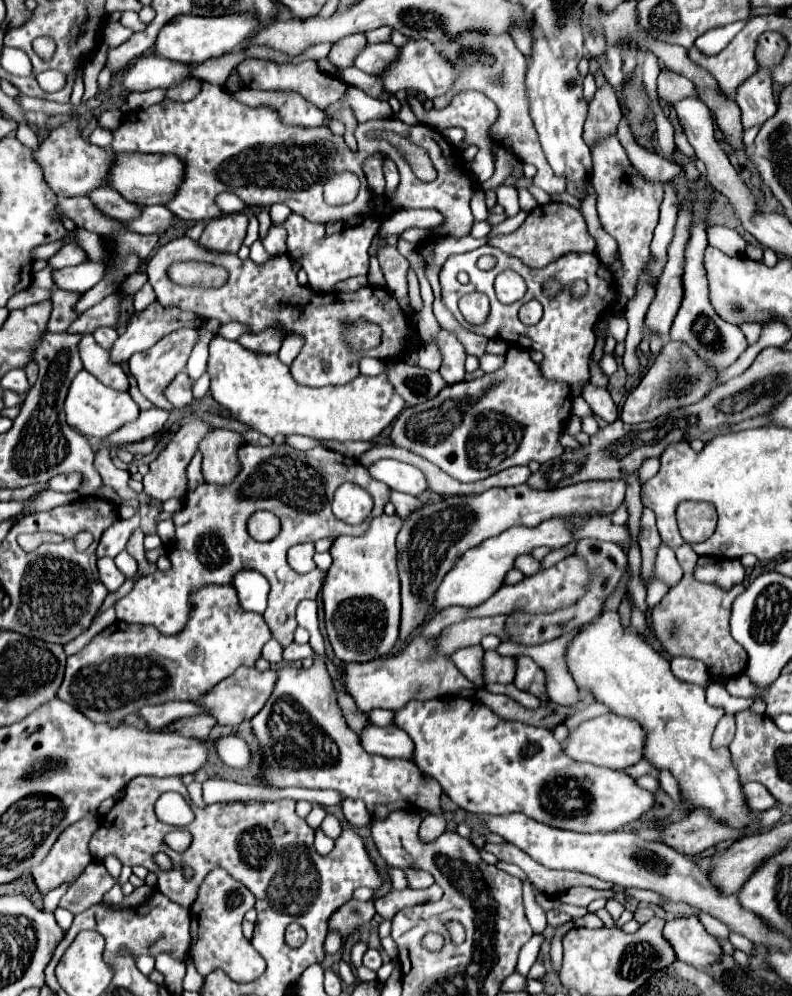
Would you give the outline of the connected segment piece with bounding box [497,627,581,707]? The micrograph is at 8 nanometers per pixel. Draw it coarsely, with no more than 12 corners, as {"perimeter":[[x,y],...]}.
{"perimeter":[[581,627],[553,641],[501,643],[497,653],[531,657],[559,705],[579,705],[565,653]]}

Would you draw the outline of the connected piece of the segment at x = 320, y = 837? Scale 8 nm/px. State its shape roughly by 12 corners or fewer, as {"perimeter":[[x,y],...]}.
{"perimeter":[[316,830],[314,847],[326,855],[334,841],[321,830]]}

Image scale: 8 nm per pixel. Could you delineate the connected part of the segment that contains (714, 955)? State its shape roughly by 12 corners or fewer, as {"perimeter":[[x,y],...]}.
{"perimeter":[[697,917],[667,923],[679,961],[707,969],[721,961],[719,941]]}

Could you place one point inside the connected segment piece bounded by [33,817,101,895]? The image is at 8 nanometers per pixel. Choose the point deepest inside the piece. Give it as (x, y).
(70, 855)

